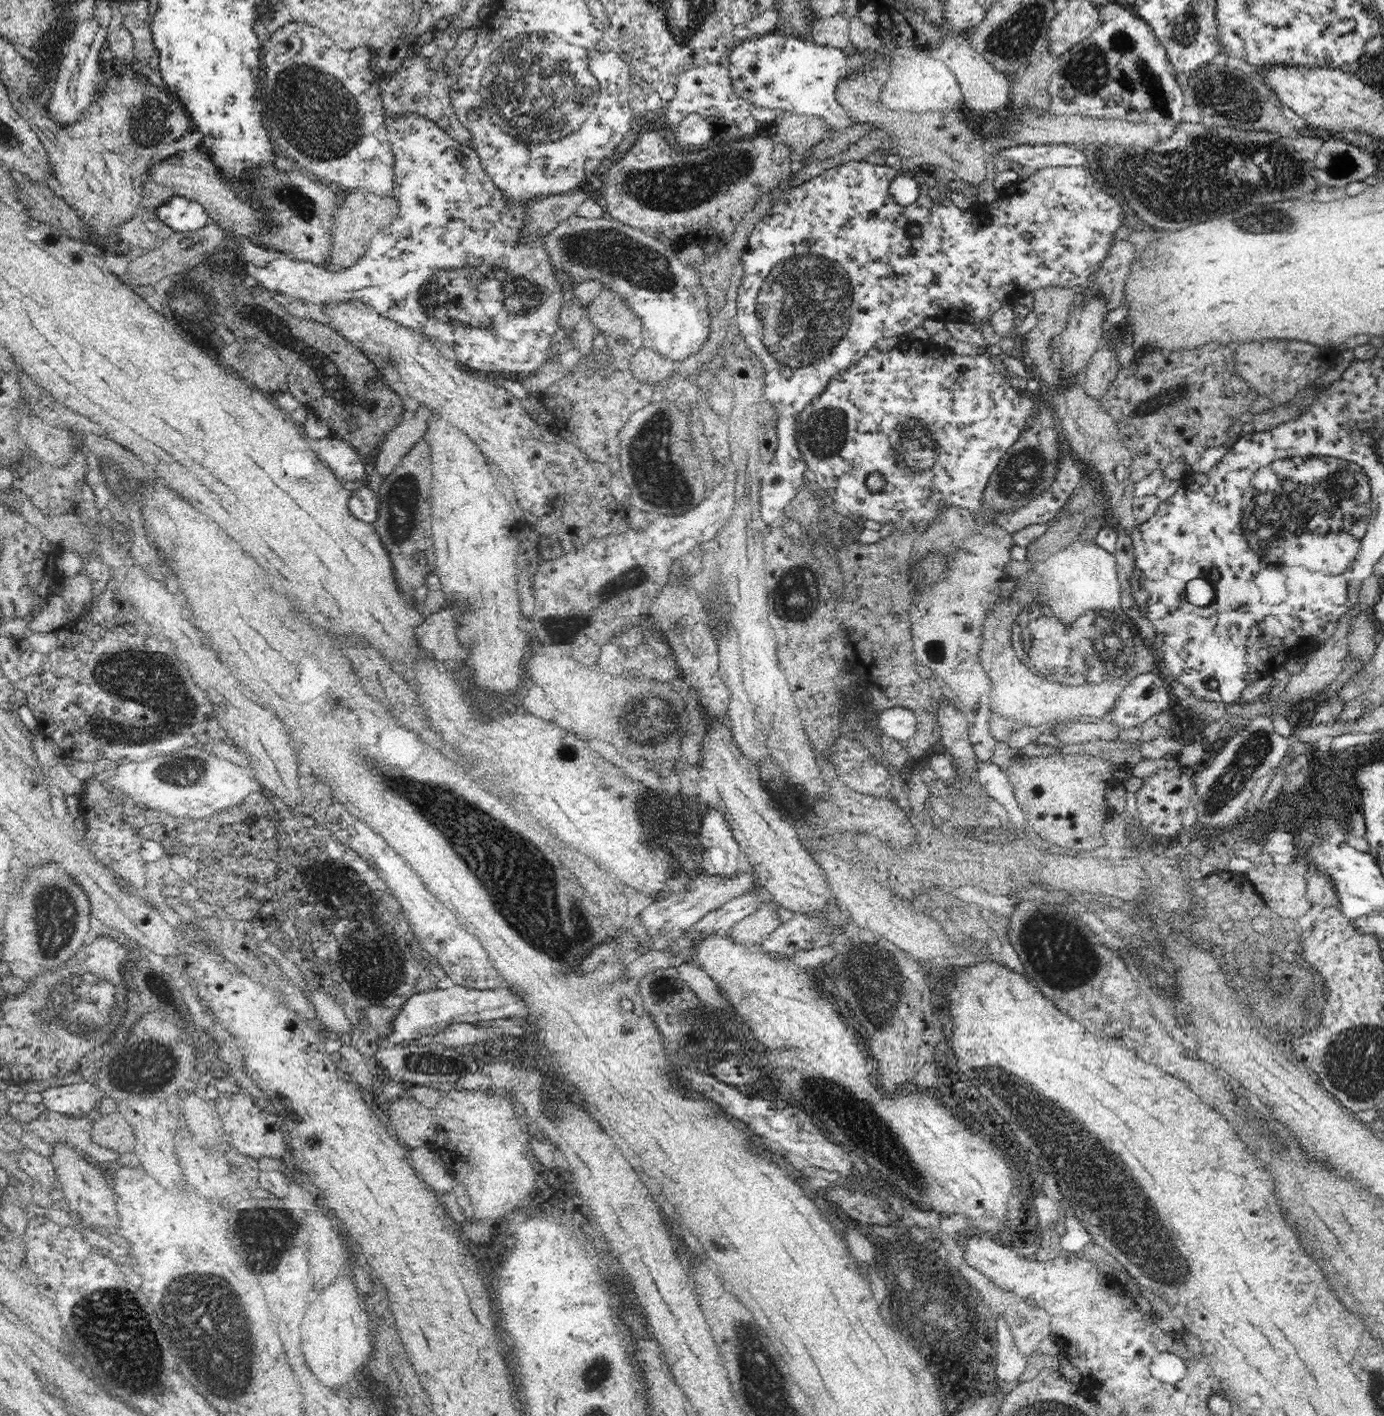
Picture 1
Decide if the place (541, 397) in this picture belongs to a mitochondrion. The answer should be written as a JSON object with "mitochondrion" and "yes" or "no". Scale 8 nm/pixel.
{"mitochondrion":"no"}

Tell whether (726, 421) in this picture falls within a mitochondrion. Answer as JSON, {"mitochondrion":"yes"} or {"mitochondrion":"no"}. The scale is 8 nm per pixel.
{"mitochondrion":"no"}

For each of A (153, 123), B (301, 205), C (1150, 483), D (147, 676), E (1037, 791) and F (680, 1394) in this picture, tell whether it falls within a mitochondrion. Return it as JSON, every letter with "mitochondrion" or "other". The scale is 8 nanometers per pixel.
{"A":"mitochondrion","B":"mitochondrion","C":"other","D":"mitochondrion","E":"other","F":"other"}

